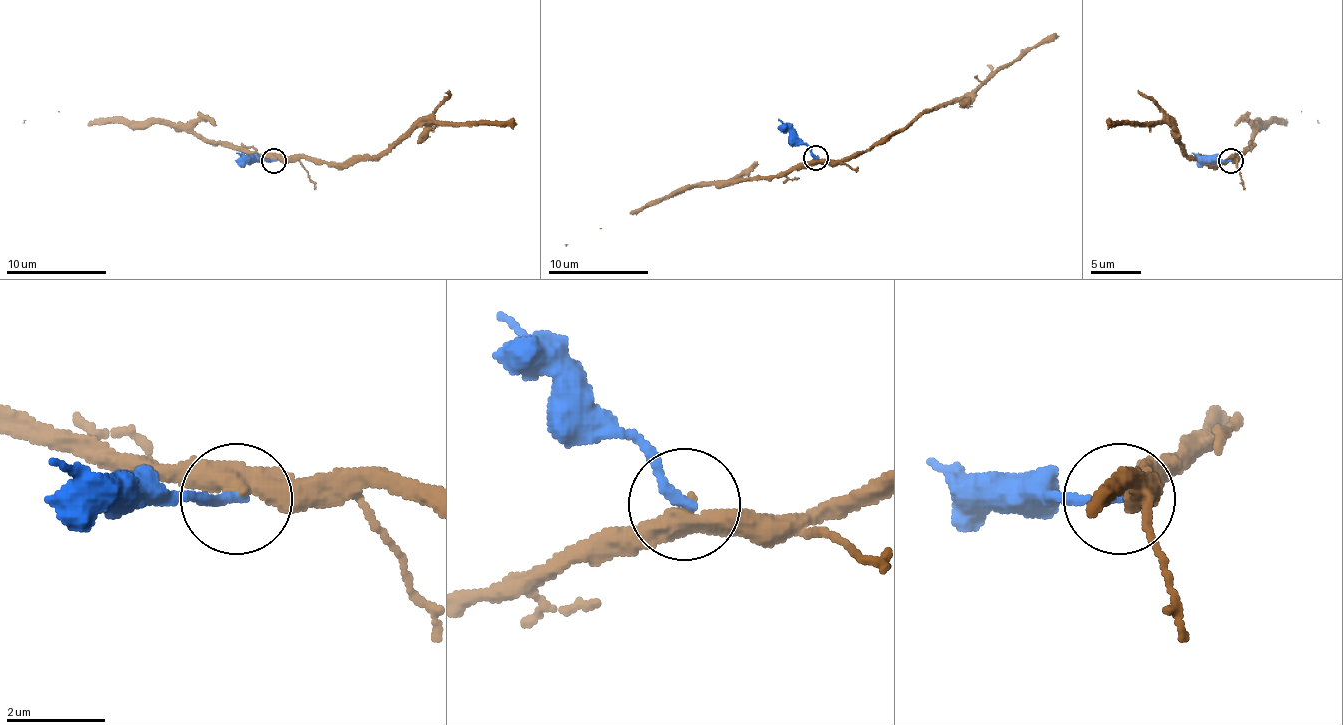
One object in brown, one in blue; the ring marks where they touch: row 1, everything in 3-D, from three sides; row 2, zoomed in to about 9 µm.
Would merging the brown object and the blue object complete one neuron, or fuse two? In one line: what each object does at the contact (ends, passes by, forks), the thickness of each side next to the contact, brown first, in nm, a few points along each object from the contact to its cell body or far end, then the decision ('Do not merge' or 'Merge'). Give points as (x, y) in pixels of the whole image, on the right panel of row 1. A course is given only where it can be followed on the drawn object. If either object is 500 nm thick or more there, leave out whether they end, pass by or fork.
At the ring brown passes by. At the ring blue ends. Thickness 400 nm (brown) against 200 nm. Course of brown: (1231, 160), (1234, 157), (1224, 162), (1194, 160), (1166, 122), (1108, 124). Course of blue: (1231, 160), (1199, 160), (1191, 152). Do not merge

